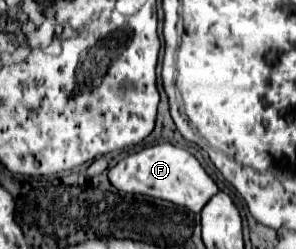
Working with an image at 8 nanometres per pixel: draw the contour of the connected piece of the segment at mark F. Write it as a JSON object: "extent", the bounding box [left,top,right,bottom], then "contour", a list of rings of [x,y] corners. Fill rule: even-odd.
{"extent":[109,142,219,212],"contour":[[[163,142],[157,146],[143,148],[135,154],[129,154],[109,170],[109,180],[115,188],[129,194],[145,194],[153,198],[169,200],[177,206],[189,208],[191,212],[201,212],[203,204],[219,190],[217,184],[207,176],[199,160],[187,148]]]}

